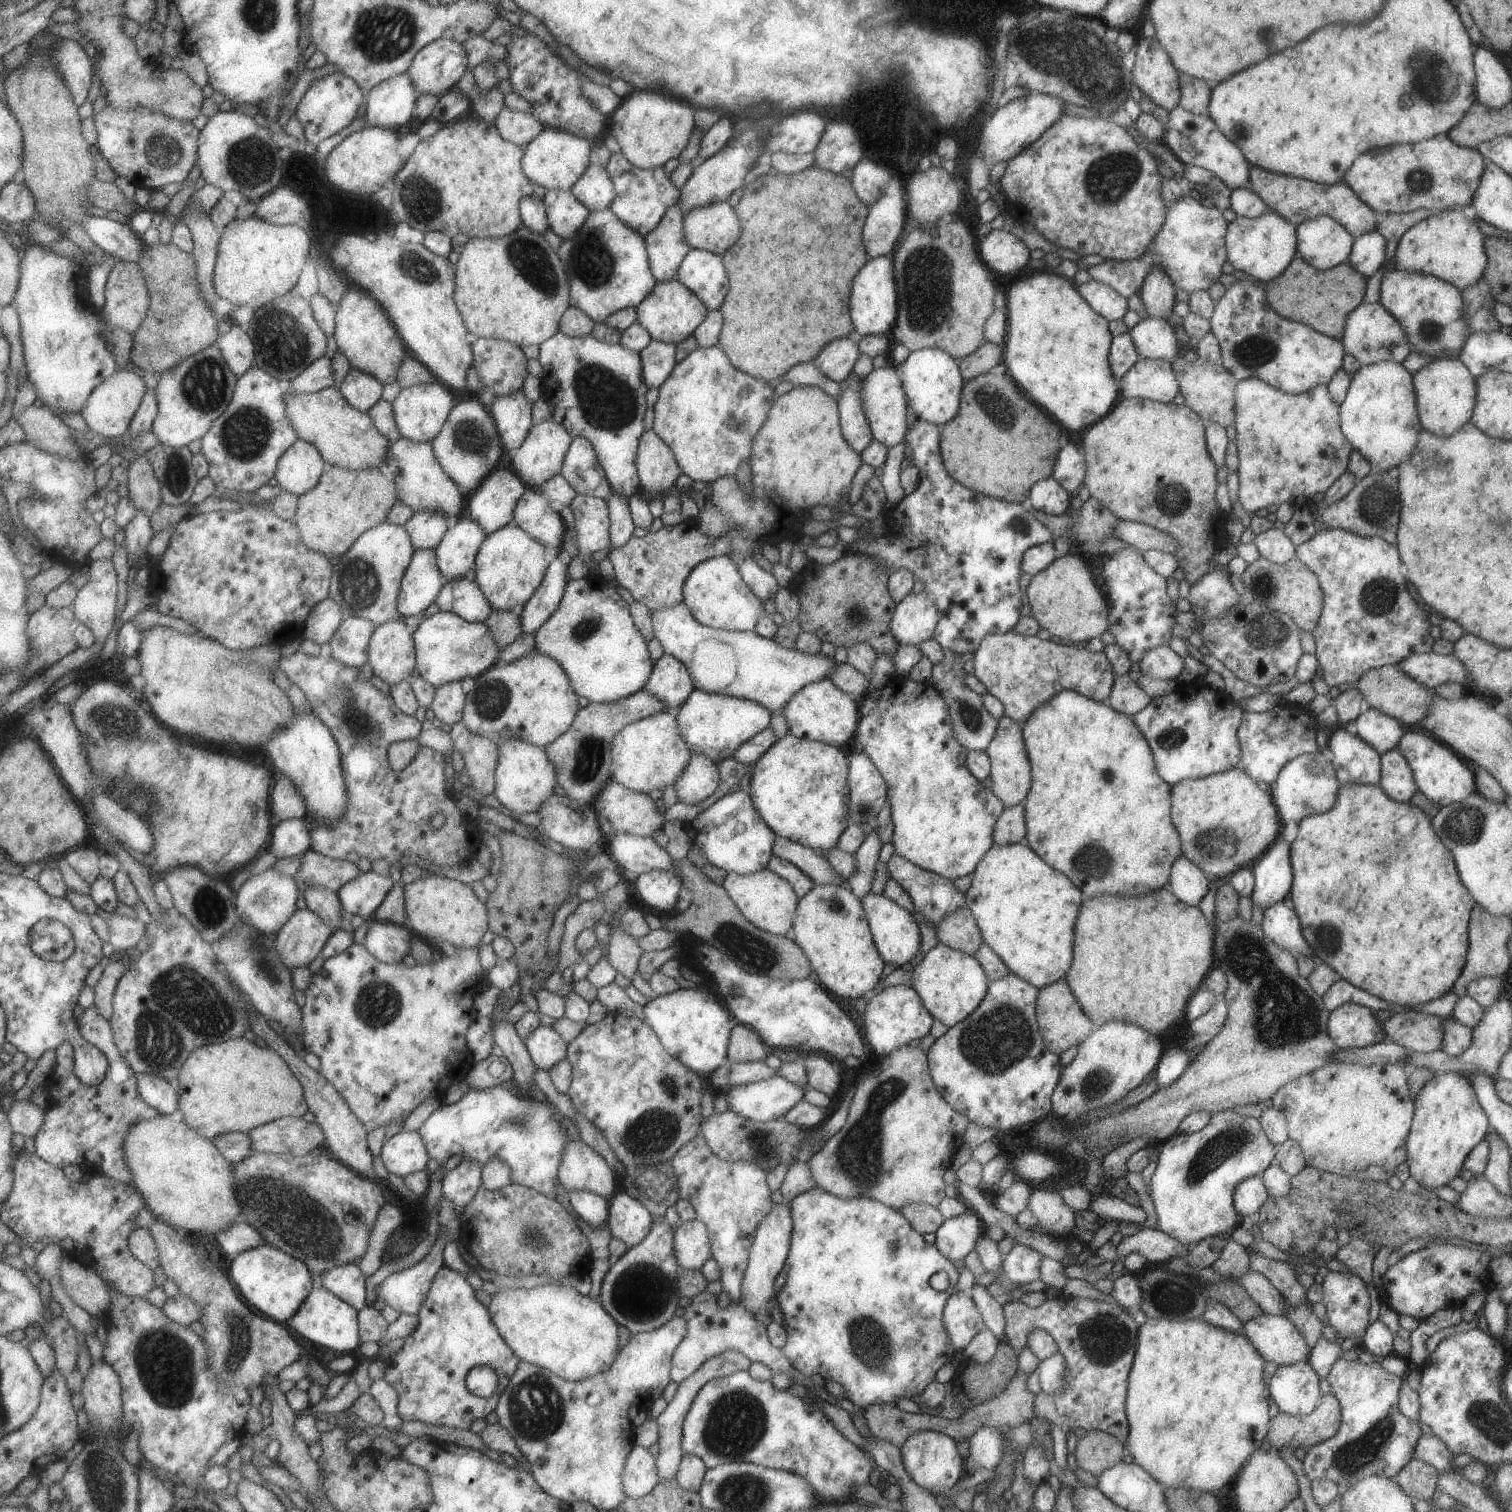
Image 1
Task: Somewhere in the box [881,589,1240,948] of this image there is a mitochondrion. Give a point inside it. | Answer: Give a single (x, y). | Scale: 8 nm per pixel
(1215, 841)

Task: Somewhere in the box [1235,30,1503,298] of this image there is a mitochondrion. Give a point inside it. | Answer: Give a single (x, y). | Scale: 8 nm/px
(1424, 68)

